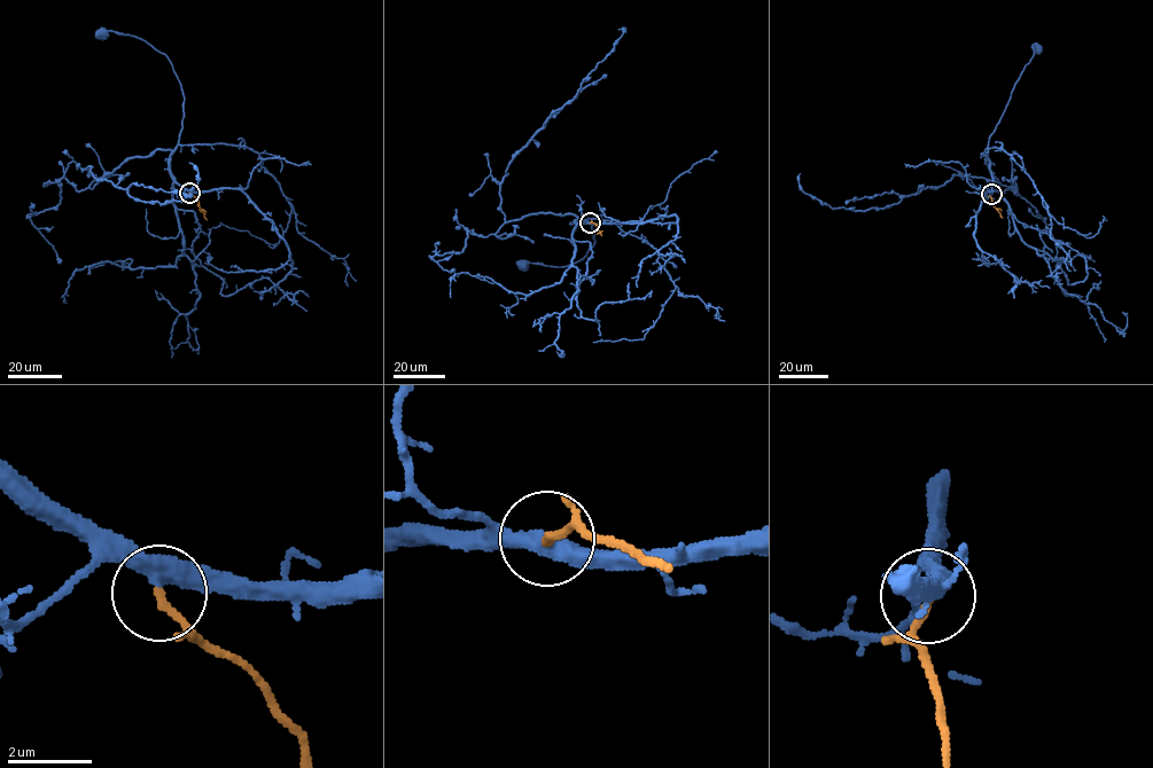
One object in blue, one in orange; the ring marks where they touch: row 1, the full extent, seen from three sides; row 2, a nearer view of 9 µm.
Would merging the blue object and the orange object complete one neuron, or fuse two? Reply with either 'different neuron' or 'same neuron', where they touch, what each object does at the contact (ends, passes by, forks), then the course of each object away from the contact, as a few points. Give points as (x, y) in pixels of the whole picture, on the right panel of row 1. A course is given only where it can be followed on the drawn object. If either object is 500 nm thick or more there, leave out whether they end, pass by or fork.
same neuron; place (991, 194); blue passes by; orange ends; course blue (991, 193), (989, 136), (1029, 63), (1034, 46), (1036, 47); course orange (991, 194), (992, 204), (1003, 218)

